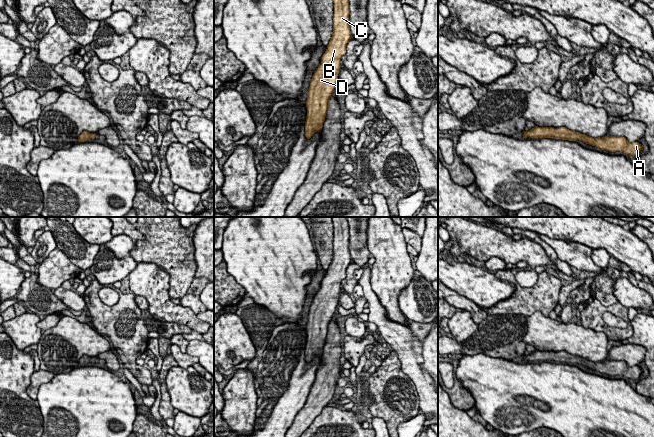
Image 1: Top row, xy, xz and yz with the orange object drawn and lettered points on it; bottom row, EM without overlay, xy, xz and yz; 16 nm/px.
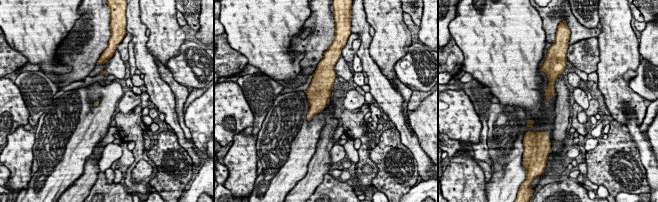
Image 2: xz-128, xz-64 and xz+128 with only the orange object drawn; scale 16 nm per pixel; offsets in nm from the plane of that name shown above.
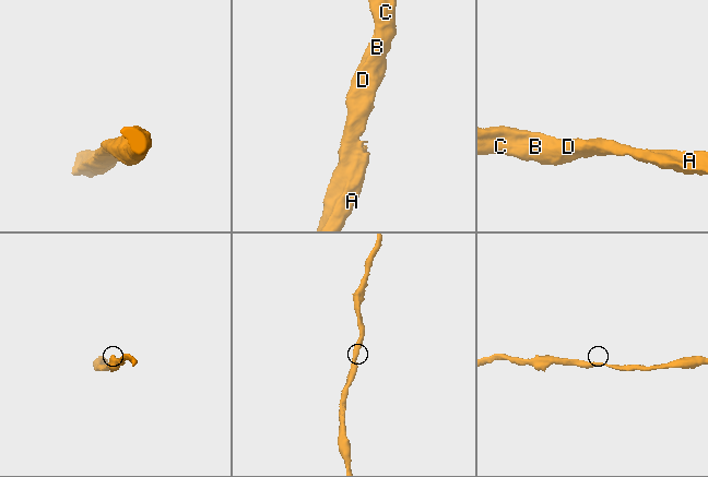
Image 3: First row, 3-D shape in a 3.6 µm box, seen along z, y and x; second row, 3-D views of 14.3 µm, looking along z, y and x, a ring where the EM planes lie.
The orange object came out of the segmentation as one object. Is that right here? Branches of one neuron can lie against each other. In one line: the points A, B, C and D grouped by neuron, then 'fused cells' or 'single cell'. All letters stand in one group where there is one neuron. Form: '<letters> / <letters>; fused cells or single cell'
A B C D; single cell

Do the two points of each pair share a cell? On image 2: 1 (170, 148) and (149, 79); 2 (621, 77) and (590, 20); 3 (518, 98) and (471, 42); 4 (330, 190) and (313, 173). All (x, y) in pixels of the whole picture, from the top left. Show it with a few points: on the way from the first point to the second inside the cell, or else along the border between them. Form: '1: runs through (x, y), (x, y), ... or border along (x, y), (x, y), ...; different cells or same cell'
1: border along (172, 131), (177, 141), (186, 150); different cells
2: border along (597, 10), (599, 22); different cells
3: runs through (513, 84), (485, 56); same cell
4: border along (328, 172), (313, 191); different cells

